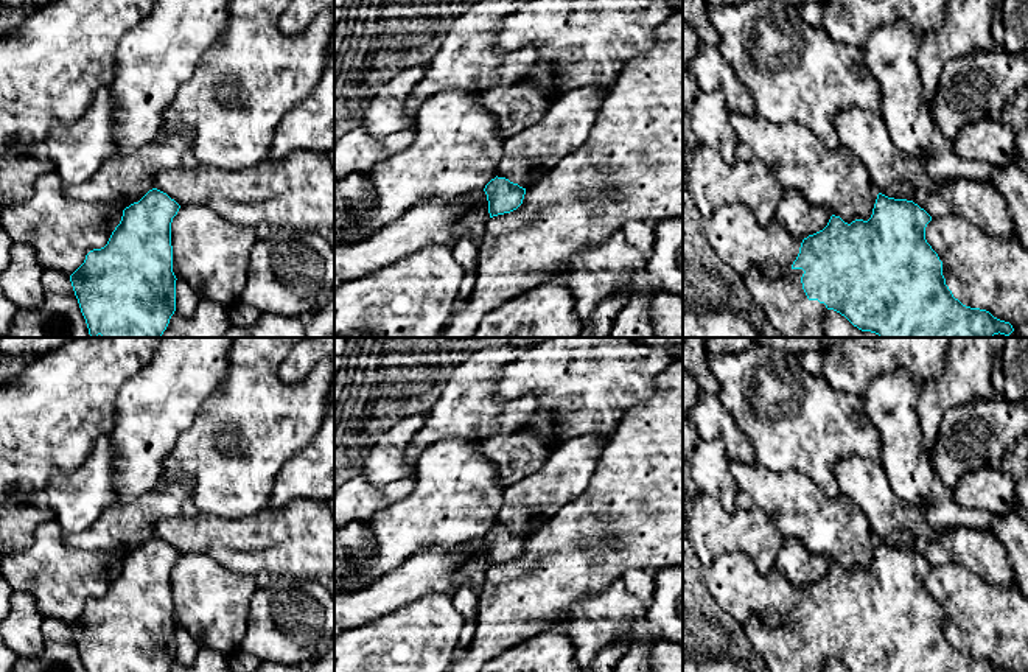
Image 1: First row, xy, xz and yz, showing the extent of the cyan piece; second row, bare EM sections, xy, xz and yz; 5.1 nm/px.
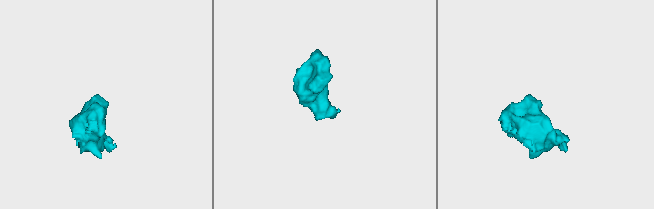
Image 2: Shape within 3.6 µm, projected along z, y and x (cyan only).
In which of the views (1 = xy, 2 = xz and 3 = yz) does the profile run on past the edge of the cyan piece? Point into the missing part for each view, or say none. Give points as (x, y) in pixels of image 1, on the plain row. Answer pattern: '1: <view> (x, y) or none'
1: xy (293, 542)
2: xz (630, 515)
3: yz (982, 552)

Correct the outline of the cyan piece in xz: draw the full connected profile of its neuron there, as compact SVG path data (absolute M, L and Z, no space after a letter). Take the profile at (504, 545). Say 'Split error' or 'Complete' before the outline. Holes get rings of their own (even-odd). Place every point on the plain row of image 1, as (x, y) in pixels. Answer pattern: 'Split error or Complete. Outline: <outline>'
Split error. Outline: M677 355L670 366L655 376L656 392L636 404L633 404L617 423L614 432L607 439L602 456L597 459L596 468L589 478L585 492L563 506L544 526L530 534L527 538L505 526L491 527L484 540L488 549L490 566L485 572L485 583L479 594L476 632L471 644L459 649L454 655L448 672L481 672L485 661L504 652L510 646L524 641L529 636L546 632L561 614L565 614L577 602L593 597L621 579L628 569L645 568L672 568L683 566L683 355Z

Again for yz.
Split error. Outline: M949 529L936 532L933 541L916 540L911 549L877 543L868 569L851 572L832 563L827 574L802 588L792 618L802 618L802 638L809 649L824 652L844 664L851 672L1009 672L989 660L970 656L953 646L942 624L942 610L925 588L927 572L941 563L958 563L992 585L1019 591L1016 574L1009 566L1005 546L991 532L974 529Z

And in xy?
Split error. Outline: M294 498L247 518L179 513L157 521L154 537L123 558L107 593L90 599L70 624L86 672L170 672L176 660L177 628L173 621L171 571L182 554L208 555L240 574L266 571L278 582L319 576L334 580L334 510L328 501Z

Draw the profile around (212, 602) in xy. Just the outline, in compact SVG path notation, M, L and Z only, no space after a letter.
M180 554L171 571L173 621L201 646L230 655L247 632L257 576L240 574L208 555Z

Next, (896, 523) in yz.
M844 457L835 462L834 476L841 495L863 510L877 541L907 549L916 540L935 541L936 530L924 509L894 493L880 464L866 457Z

